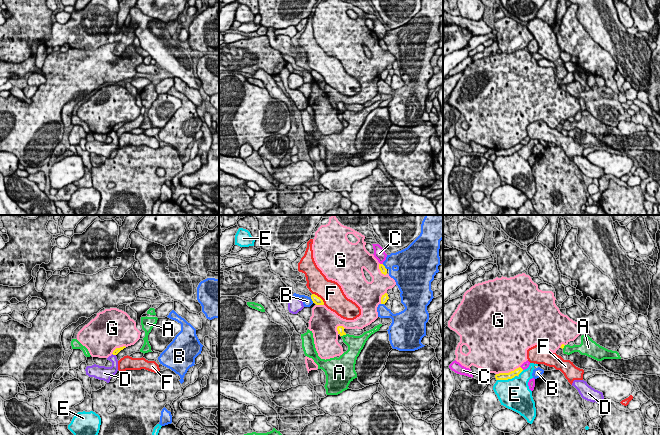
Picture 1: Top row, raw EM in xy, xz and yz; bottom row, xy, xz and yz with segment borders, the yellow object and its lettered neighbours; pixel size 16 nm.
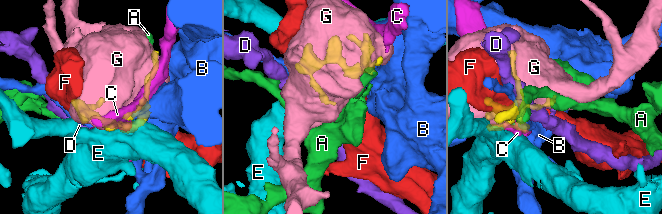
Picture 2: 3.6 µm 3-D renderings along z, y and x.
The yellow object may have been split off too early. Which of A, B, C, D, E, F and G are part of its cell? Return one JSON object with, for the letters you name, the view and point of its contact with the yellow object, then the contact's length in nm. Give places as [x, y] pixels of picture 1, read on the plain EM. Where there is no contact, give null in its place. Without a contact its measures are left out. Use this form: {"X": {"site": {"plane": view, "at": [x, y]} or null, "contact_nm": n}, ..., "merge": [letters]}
{"merge": []}

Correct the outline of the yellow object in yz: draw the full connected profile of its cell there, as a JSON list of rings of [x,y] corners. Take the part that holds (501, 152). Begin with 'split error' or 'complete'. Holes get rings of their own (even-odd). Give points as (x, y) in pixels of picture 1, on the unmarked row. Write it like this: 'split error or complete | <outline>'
complete | [[[521,143],[515,145],[514,147],[511,147],[509,149],[499,149],[495,151],[496,156],[508,156],[508,155],[512,155],[515,152],[518,152],[521,148],[523,147],[523,145]]]

